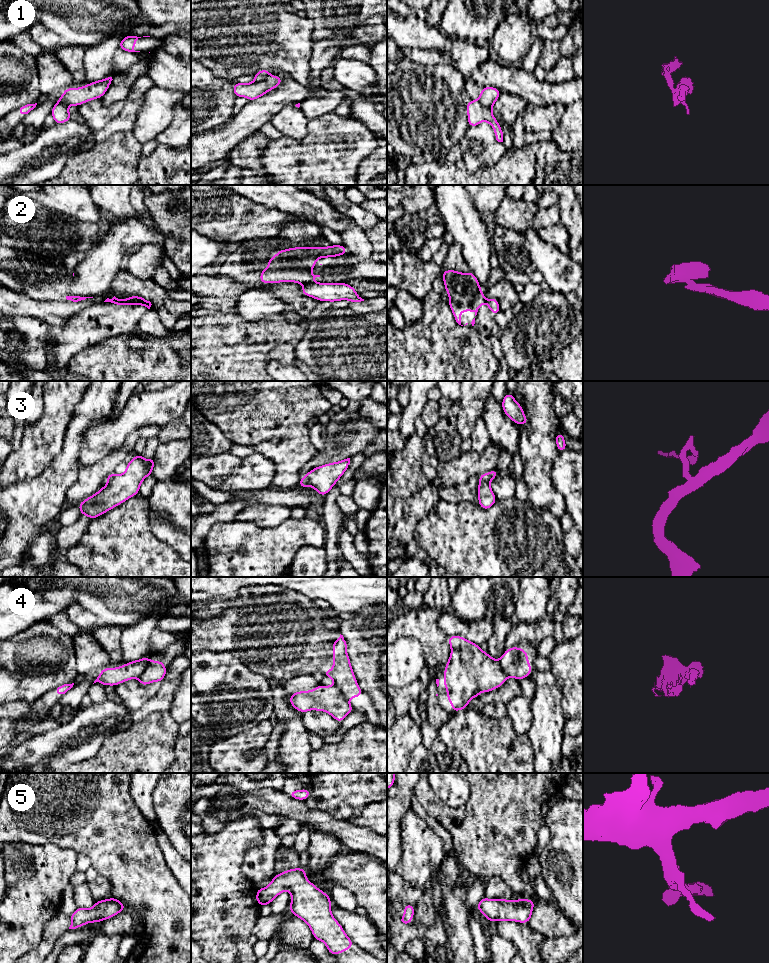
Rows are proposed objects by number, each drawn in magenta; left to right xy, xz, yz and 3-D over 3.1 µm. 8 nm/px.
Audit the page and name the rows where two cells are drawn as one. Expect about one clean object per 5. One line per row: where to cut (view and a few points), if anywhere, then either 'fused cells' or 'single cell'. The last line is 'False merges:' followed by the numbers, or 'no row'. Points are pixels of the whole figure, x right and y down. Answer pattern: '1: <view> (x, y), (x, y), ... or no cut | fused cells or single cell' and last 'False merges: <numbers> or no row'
1: xz (268, 74), (260, 81), (254, 82) | fused cells
2: xz (311, 280), (304, 284) | fused cells
3: xz (306, 475), (310, 485) | fused cells
4: xy (149, 659), (145, 669), (137, 677) | fused cells
5: no cut | single cell
False merges: 1, 2, 3, 4

